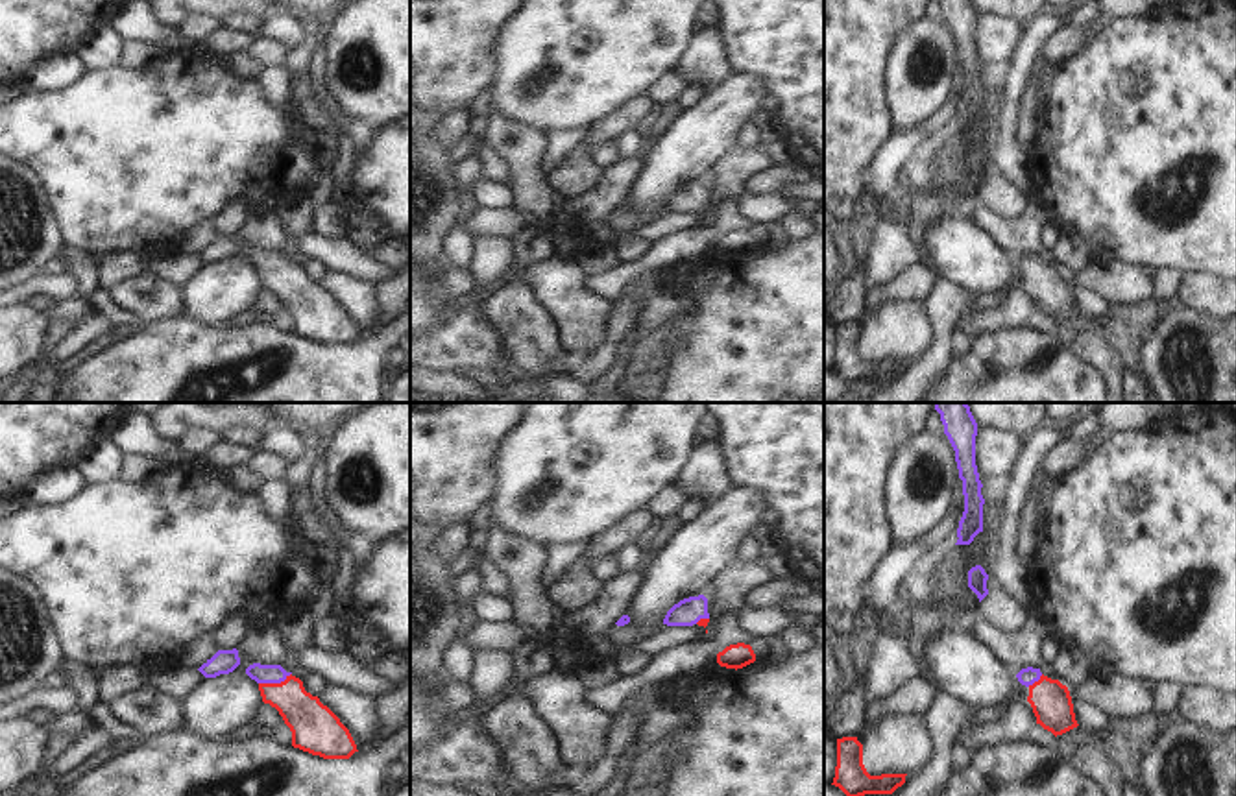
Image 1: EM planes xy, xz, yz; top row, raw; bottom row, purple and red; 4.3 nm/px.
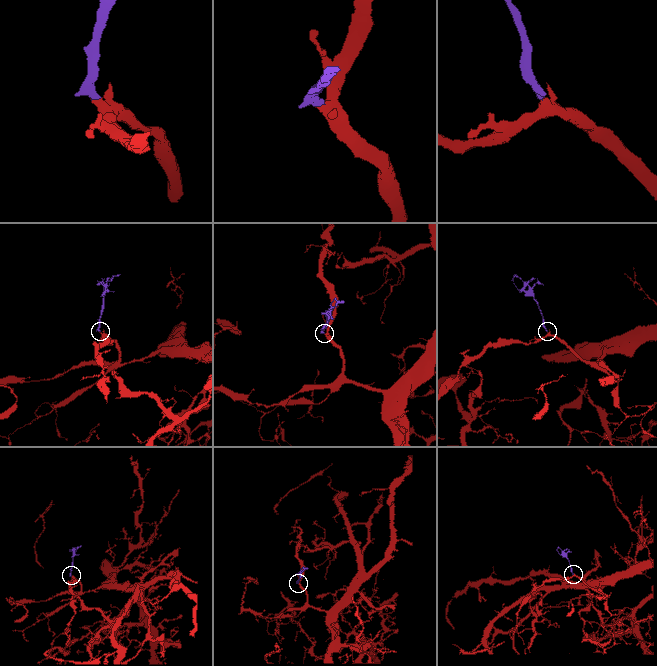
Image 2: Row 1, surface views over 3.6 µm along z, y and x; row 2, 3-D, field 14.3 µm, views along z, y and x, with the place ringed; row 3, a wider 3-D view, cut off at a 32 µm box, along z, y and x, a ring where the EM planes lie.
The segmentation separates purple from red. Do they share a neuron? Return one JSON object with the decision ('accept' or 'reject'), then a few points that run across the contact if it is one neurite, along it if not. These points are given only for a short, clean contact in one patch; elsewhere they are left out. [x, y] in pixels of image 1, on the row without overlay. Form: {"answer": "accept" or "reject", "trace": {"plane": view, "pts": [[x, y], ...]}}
{"answer": "accept", "trace": {"plane": "xy", "pts": [[259, 259], [274, 268], [313, 311]]}}

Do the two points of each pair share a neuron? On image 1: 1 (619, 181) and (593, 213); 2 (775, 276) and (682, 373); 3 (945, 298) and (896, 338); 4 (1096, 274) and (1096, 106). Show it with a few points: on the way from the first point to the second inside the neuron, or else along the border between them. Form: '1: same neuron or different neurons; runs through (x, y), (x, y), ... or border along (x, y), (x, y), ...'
1: same neuron; runs through (612, 189), (597, 205)
2: same neuron; runs through (767, 303), (710, 359)
3: different neurons; border along (922, 303), (932, 325), (933, 346), (920, 357)
4: different neurons; border along (1096, 259), (1116, 259), (1139, 268)

